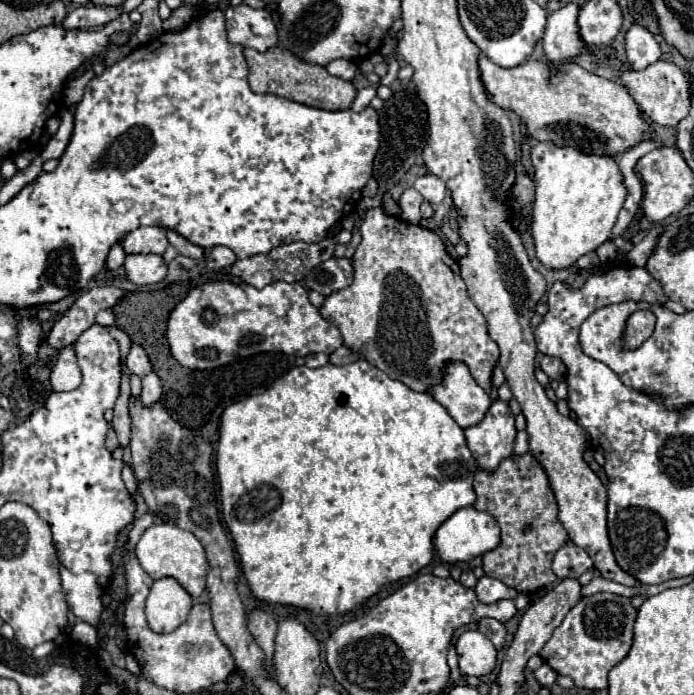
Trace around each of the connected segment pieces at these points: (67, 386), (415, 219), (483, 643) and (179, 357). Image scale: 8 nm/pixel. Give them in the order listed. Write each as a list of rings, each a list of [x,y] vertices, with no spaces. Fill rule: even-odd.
[[[67,346],[59,352],[57,362],[51,370],[51,386],[53,390],[63,392],[63,390],[75,390],[79,384],[81,384],[81,372],[75,360],[75,350],[73,346]]]
[[[407,188],[399,200],[401,206],[401,218],[409,224],[419,224],[421,214],[419,214],[419,206],[423,202],[423,196],[415,190],[415,188]]]
[[[465,630],[457,638],[459,670],[463,676],[485,676],[495,668],[497,650],[479,630]]]
[[[213,280],[193,288],[185,300],[181,300],[167,320],[167,342],[171,348],[173,358],[187,368],[193,370],[207,370],[219,368],[239,358],[247,358],[259,352],[285,352],[295,356],[307,356],[311,352],[325,352],[331,354],[343,344],[341,332],[323,316],[319,310],[309,302],[307,288],[299,282],[271,282],[265,288],[255,288],[249,284],[233,284],[227,280]]]

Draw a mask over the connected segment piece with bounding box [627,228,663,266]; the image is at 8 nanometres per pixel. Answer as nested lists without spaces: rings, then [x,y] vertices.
[[[653,228],[649,230],[649,234],[643,238],[641,244],[637,244],[629,254],[629,262],[635,266],[645,266],[647,256],[651,256],[651,248],[655,248],[655,236],[659,236],[659,232],[663,232],[663,228]]]

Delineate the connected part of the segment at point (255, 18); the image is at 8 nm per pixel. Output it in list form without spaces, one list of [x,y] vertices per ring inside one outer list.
[[[247,4],[229,6],[225,10],[227,40],[243,48],[265,52],[277,46],[277,26],[267,10],[253,10]]]

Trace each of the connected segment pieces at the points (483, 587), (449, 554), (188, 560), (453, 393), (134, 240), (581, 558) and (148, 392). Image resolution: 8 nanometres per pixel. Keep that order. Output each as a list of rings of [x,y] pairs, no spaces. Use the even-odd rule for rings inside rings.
[[[483,576],[477,586],[475,586],[475,592],[477,592],[477,598],[483,602],[483,604],[493,604],[497,600],[503,600],[503,598],[517,598],[517,590],[511,588],[511,586],[505,586],[501,580],[495,580],[495,578],[489,578],[489,576]]]
[[[473,506],[457,510],[451,518],[447,518],[433,536],[433,546],[437,556],[445,564],[457,564],[457,562],[469,562],[493,548],[499,546],[499,526],[495,518],[487,512],[479,512]]]
[[[153,524],[141,536],[135,546],[135,556],[141,568],[153,578],[175,578],[193,598],[199,598],[205,590],[205,576],[207,576],[207,558],[201,542],[187,530],[181,530],[173,524]]]
[[[463,362],[449,364],[443,384],[435,386],[431,394],[439,404],[443,404],[443,408],[447,408],[461,428],[477,426],[491,406],[491,398],[483,388],[479,388],[479,384],[475,384]]]
[[[139,226],[123,238],[127,254],[163,254],[169,246],[165,232],[159,226]]]
[[[571,540],[561,546],[553,558],[553,572],[557,574],[557,578],[579,578],[583,572],[593,568],[593,560],[589,558],[589,554],[575,546]]]
[[[149,372],[143,376],[143,392],[141,392],[141,402],[145,408],[153,406],[161,398],[161,380],[155,372]]]

